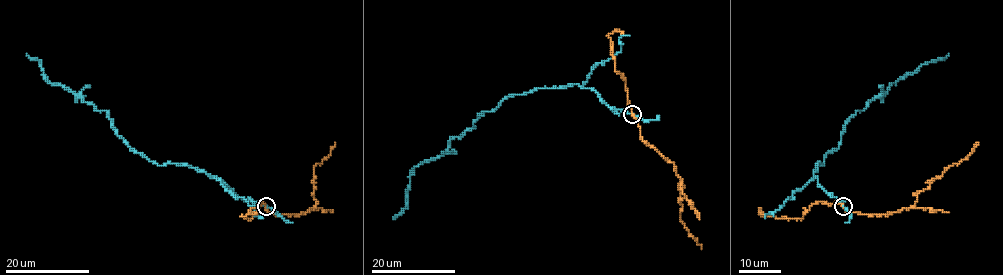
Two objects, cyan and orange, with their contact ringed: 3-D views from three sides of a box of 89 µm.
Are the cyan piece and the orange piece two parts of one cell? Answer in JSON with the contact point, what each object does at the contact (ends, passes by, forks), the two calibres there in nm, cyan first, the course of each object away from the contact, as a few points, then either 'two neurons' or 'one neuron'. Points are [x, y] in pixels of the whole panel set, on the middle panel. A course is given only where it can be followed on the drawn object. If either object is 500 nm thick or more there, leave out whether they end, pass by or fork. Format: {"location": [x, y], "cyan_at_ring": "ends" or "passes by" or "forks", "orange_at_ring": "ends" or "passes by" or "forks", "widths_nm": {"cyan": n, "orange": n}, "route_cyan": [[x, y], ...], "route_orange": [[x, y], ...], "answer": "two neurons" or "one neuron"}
{"location": [632, 114], "cyan_at_ring": "passes by", "orange_at_ring": "passes by", "widths_nm": {"cyan": 150, "orange": 190}, "route_cyan": [[632, 114], [577, 84], [507, 96], [451, 138], [444, 154], [413, 169], [407, 205], [392, 220]], "route_orange": [[632, 114], [640, 137], [672, 163], [684, 186], [679, 189], [679, 216], [702, 248]], "answer": "two neurons"}

